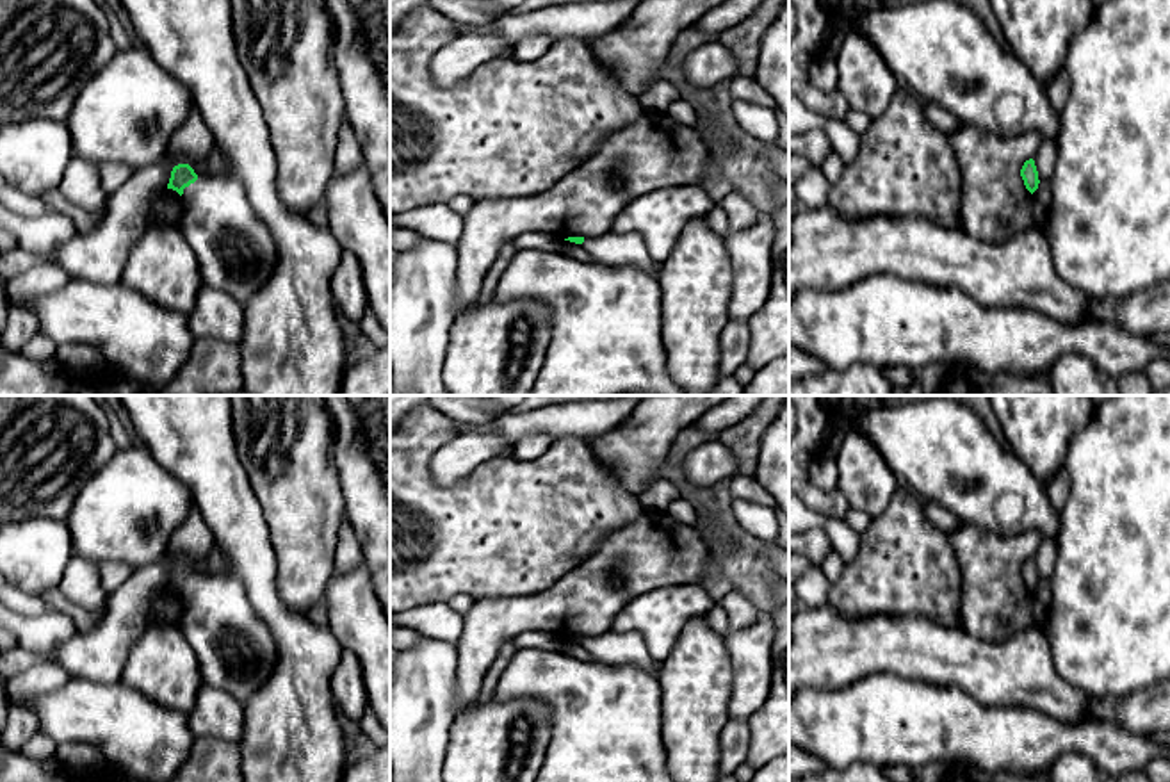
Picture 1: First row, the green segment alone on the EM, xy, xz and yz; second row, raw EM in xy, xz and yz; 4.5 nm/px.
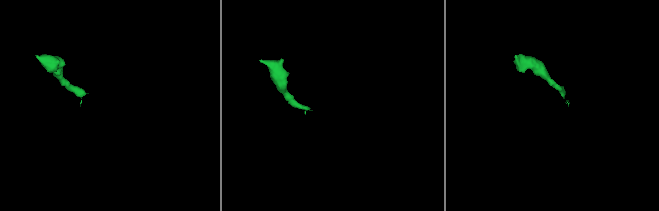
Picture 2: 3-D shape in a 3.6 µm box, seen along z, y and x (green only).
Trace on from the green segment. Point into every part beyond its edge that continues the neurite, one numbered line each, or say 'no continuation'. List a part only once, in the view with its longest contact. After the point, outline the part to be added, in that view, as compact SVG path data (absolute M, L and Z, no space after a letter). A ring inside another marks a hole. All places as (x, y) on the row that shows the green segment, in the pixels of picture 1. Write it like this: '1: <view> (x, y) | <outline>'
1: xy (235, 252) | M198 176L183 189L178 230L194 251L203 285L246 305L276 269L276 242L251 208L242 183Z

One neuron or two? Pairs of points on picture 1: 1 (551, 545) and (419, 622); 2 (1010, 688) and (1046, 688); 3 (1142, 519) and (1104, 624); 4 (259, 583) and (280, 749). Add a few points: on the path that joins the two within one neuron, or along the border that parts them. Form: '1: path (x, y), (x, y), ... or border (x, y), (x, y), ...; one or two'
1: border (447, 602), (419, 604), (408, 610); two
2: path (1019, 688), (1037, 688); one
3: path (1142, 545), (1142, 586), (1131, 597); one
4: path (285, 624), (291, 629), (291, 708); one

